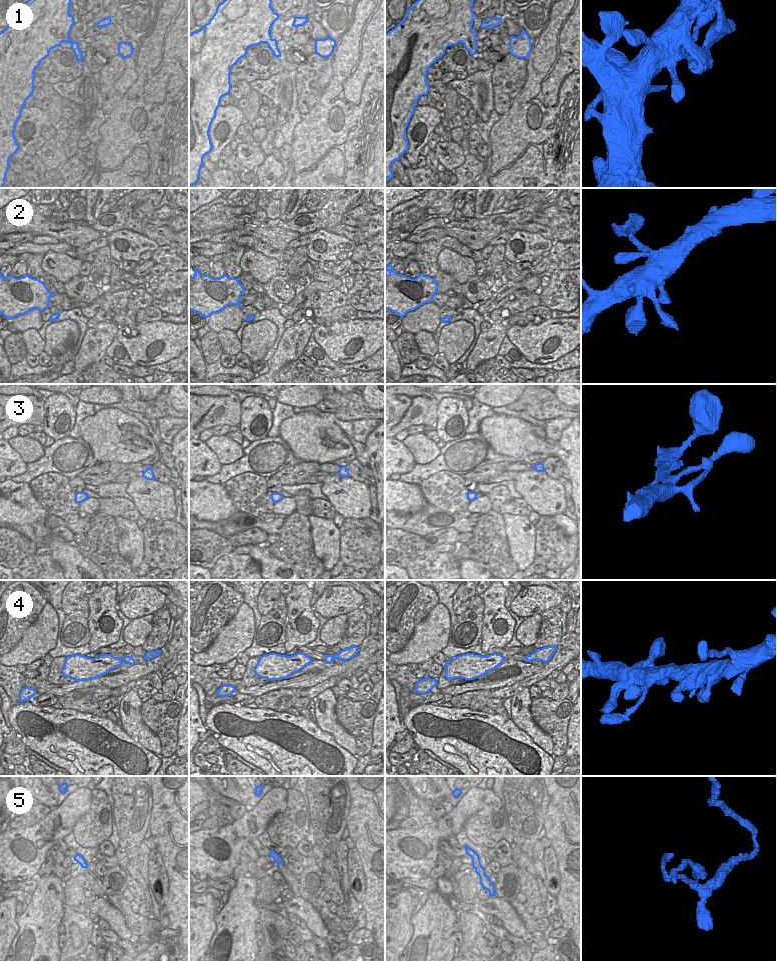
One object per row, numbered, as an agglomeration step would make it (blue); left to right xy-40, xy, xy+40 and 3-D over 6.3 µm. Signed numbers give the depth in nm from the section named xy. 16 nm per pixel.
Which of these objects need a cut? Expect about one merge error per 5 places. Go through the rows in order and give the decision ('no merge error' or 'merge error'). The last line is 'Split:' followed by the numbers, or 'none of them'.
1: no merge error
2: no merge error
3: no merge error
4: no merge error
5: merge error
Split: 5

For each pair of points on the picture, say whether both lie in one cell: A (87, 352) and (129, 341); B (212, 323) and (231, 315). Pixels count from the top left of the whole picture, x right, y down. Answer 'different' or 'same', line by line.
A: different
B: same

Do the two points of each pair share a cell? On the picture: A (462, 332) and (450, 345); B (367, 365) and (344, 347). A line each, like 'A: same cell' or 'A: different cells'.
A: same cell
B: different cells

